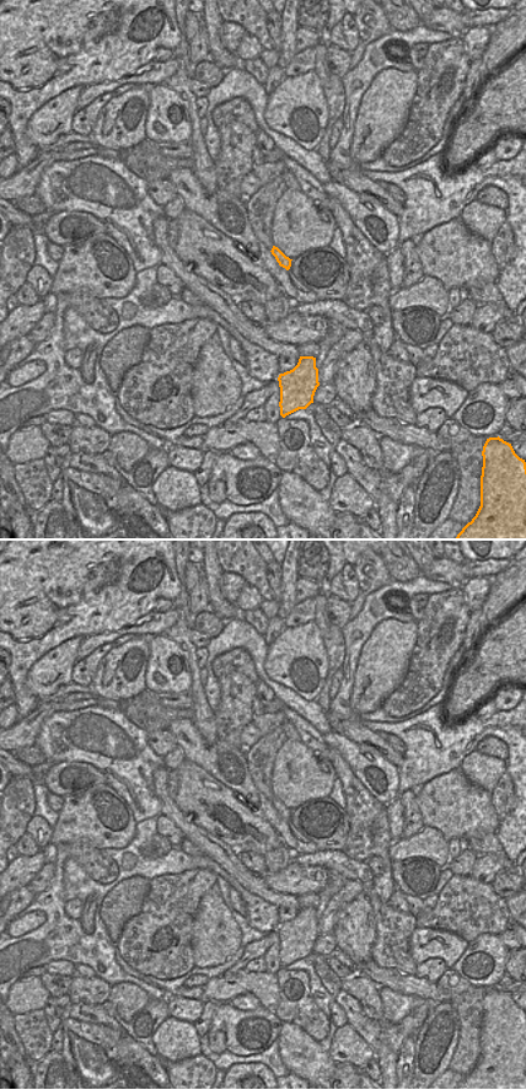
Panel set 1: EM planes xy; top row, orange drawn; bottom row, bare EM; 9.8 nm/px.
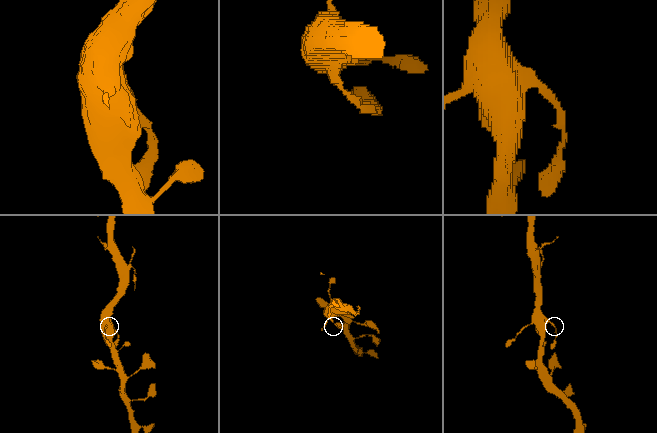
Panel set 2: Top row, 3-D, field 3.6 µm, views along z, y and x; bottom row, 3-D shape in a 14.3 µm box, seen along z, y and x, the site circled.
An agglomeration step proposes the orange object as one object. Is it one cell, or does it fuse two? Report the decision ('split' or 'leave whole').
leave whole

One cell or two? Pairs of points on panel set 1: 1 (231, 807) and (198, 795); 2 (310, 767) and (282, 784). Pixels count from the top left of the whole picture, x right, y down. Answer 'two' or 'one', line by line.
1: one
2: one

